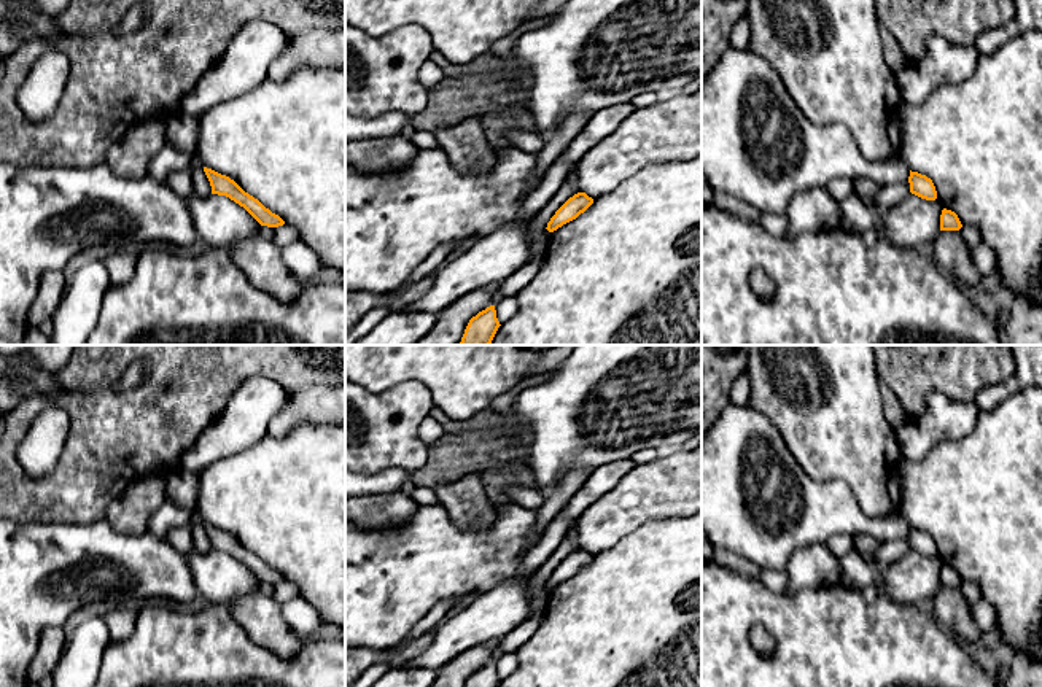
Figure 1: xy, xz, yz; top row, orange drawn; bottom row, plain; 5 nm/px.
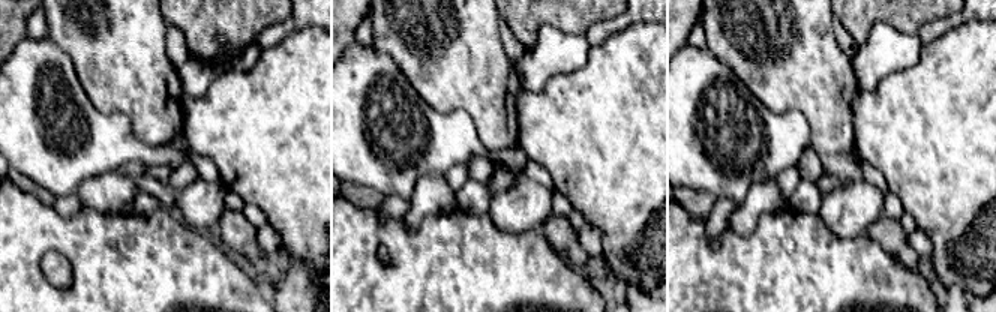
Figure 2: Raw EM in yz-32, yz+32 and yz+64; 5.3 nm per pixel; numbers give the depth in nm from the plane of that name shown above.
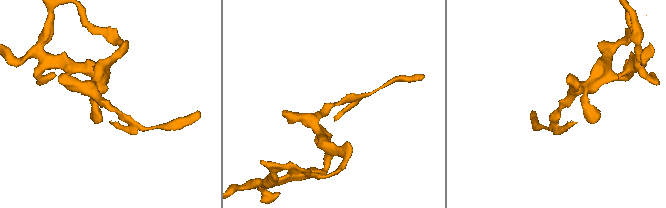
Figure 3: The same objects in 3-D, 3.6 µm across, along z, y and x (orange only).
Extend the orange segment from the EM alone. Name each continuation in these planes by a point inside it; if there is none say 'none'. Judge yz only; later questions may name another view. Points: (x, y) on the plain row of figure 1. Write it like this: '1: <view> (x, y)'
none

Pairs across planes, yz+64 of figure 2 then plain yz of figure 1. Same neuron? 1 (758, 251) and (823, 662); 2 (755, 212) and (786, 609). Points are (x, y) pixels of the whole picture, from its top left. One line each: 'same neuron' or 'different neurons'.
1: same neuron
2: different neurons

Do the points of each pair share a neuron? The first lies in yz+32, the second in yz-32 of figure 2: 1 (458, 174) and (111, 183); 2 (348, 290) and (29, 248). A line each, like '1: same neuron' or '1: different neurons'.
1: different neurons
2: same neuron

